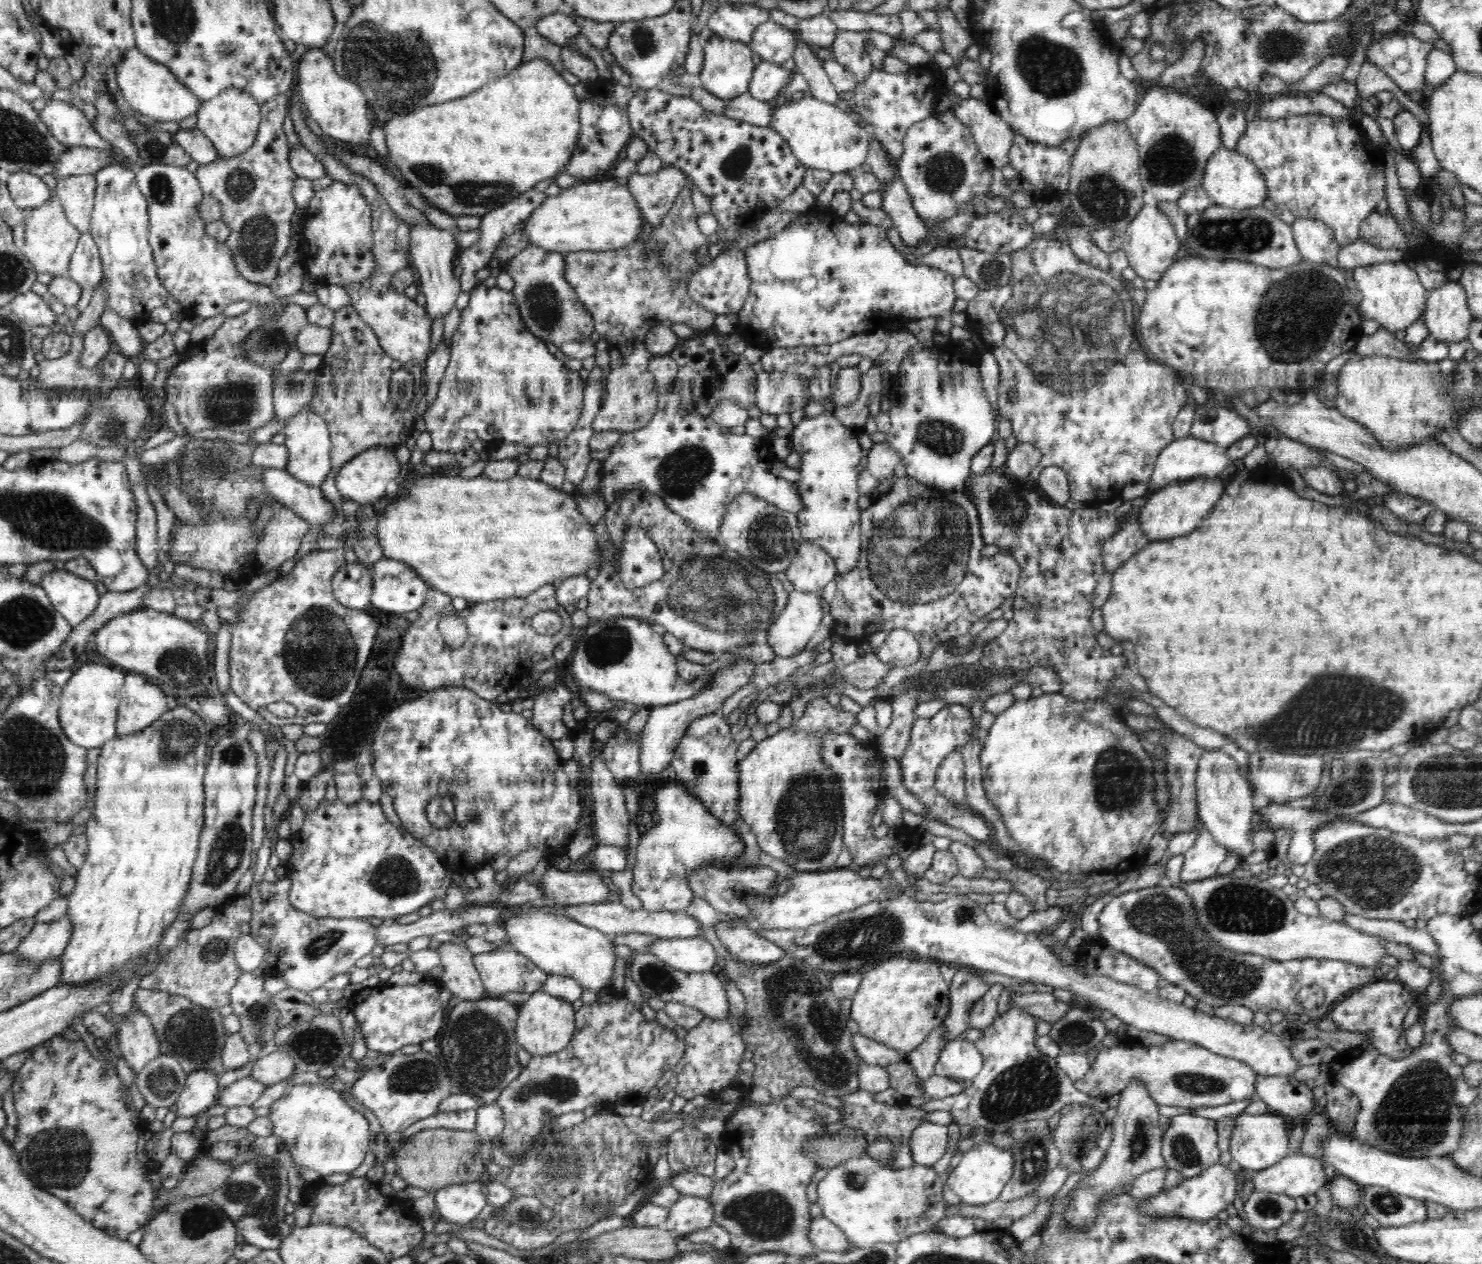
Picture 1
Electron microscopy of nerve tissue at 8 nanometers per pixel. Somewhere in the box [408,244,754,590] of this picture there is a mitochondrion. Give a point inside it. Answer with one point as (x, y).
(681, 473)

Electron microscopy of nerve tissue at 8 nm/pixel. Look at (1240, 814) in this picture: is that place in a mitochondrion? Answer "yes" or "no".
no

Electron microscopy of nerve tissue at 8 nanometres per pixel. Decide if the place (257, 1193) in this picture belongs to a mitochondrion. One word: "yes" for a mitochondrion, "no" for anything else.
yes

